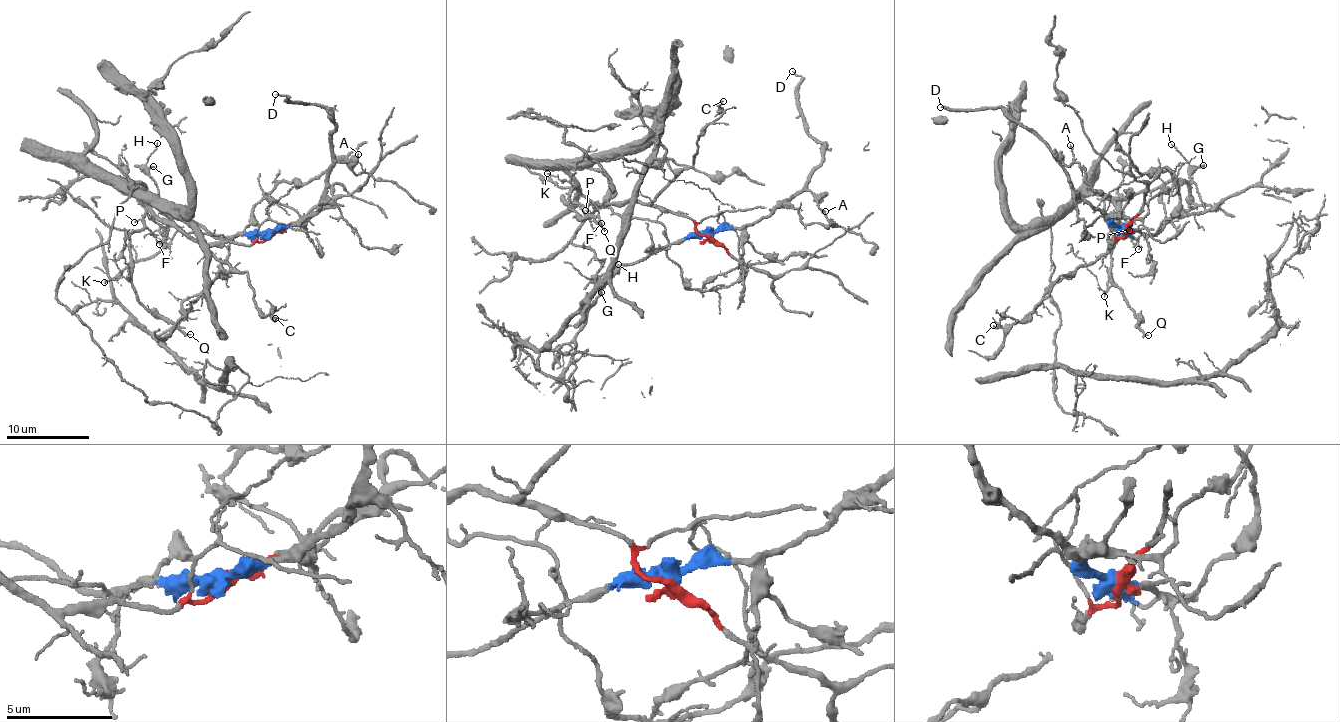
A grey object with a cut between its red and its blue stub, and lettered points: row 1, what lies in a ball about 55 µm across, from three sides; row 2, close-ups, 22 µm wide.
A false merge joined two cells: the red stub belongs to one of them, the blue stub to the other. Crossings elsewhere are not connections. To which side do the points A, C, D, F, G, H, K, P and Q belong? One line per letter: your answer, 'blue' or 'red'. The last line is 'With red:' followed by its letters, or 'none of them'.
A: blue
C: red
D: blue
F: red
G: blue
H: blue
K: red
P: red
Q: red
With red: C, F, K, P, Q

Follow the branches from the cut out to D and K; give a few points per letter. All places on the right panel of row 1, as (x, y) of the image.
D: (1125, 230), (1074, 189), (1059, 160), (1002, 107), (969, 110), (941, 107)
K: (1125, 230), (1125, 237), (1109, 246), (1108, 239), (1119, 222), (1122, 232), (1113, 246), (1105, 296)

